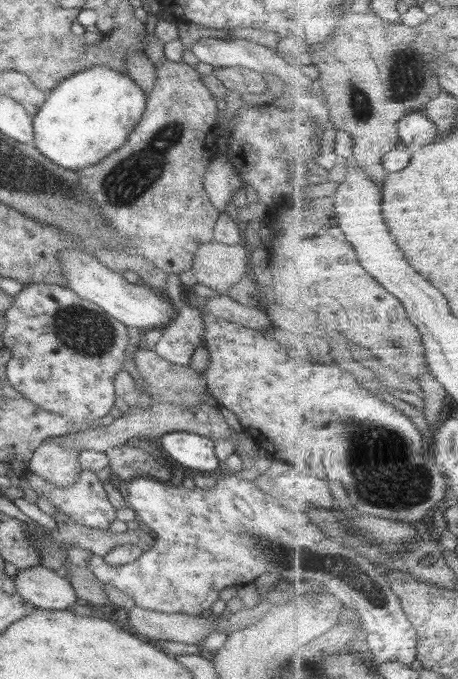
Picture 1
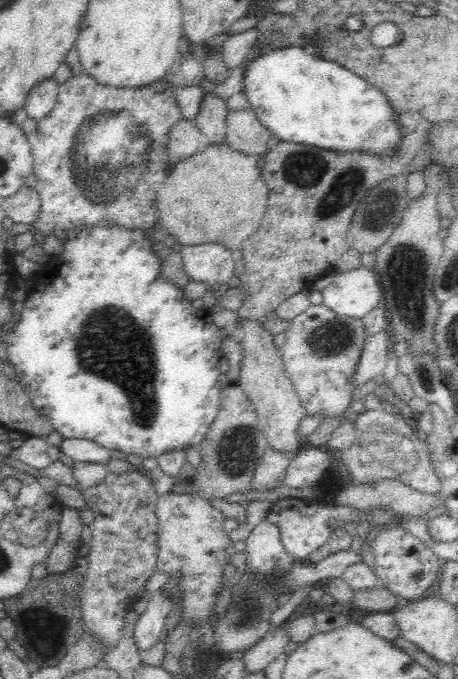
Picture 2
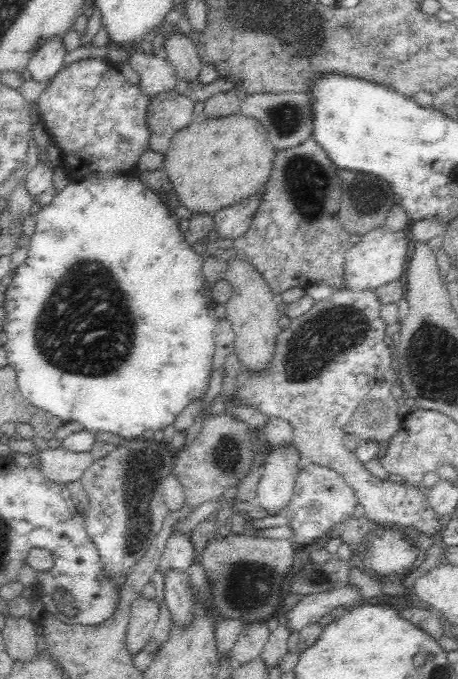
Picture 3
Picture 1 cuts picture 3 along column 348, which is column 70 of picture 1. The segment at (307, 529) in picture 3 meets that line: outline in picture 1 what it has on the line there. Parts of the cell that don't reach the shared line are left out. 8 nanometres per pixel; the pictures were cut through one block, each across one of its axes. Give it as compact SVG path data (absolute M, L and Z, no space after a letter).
M84 470L80 472L79 480L70 485L70 487L56 487L56 485L50 485L46 482L46 479L34 473L25 472L21 478L42 498L48 500L51 506L54 506L58 512L62 512L65 516L68 516L74 522L82 524L88 528L94 528L96 530L109 530L110 526L116 520L116 509L110 503L107 493L105 492L103 483L97 478L97 472L92 470Z

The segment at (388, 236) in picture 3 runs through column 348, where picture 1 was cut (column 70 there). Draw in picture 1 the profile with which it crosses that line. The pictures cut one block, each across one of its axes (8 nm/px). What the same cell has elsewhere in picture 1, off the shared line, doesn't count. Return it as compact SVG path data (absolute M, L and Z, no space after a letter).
M78 248L61 252L61 272L69 290L74 291L80 298L97 304L127 327L164 328L178 316L175 301L171 301L162 292L142 282L130 284L123 278L123 274L108 269L94 255L83 253Z

